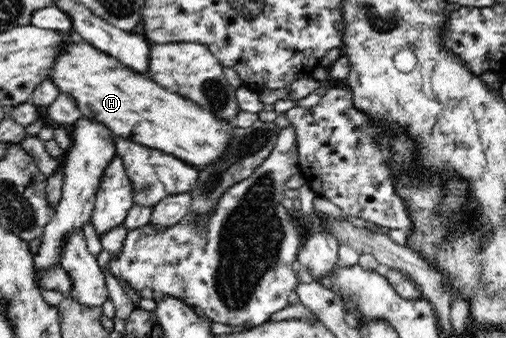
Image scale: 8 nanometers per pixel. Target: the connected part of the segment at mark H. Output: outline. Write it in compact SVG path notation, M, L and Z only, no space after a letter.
M76 38L63 45L51 71L49 79L60 92L73 97L82 118L103 124L115 136L177 157L197 169L215 165L228 151L234 123L220 121L207 109L164 89L87 41Z

